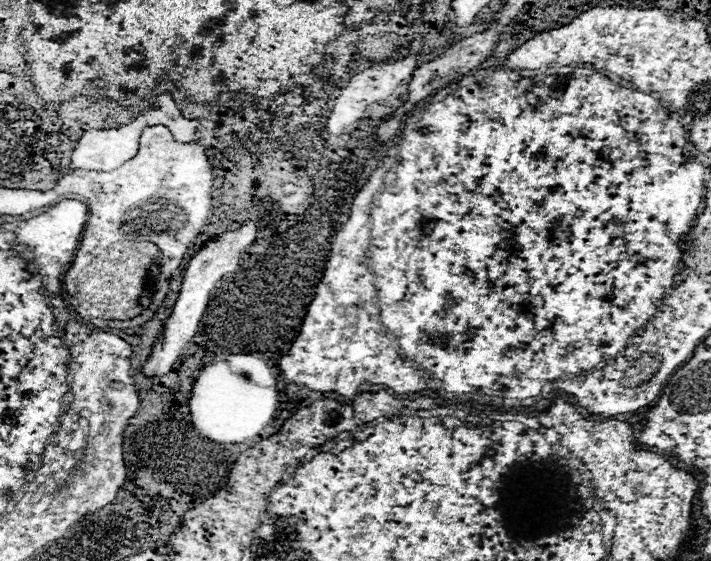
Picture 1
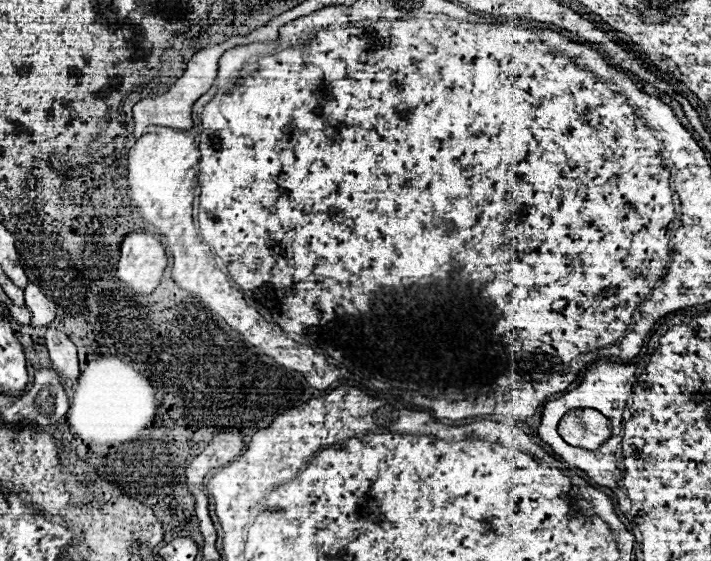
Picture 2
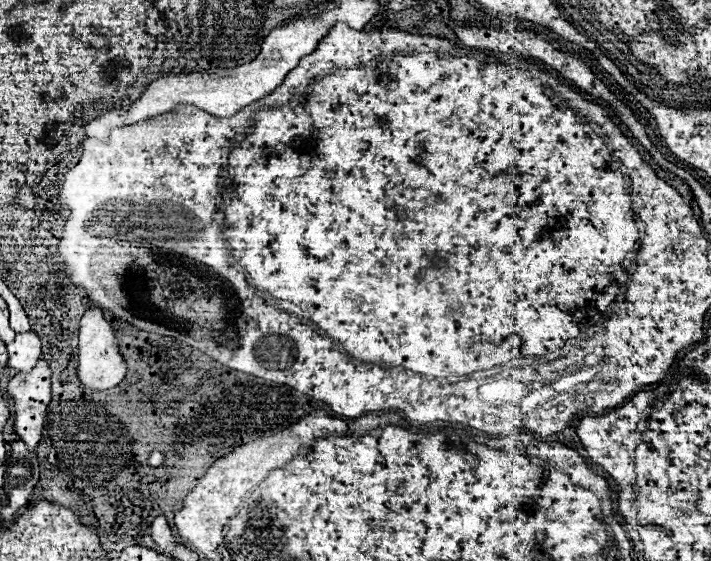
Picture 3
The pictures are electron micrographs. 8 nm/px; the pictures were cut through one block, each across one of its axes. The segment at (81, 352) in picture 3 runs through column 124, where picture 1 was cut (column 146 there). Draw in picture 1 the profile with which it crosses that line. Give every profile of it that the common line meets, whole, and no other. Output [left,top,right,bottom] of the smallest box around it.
[144,220,258,376]

